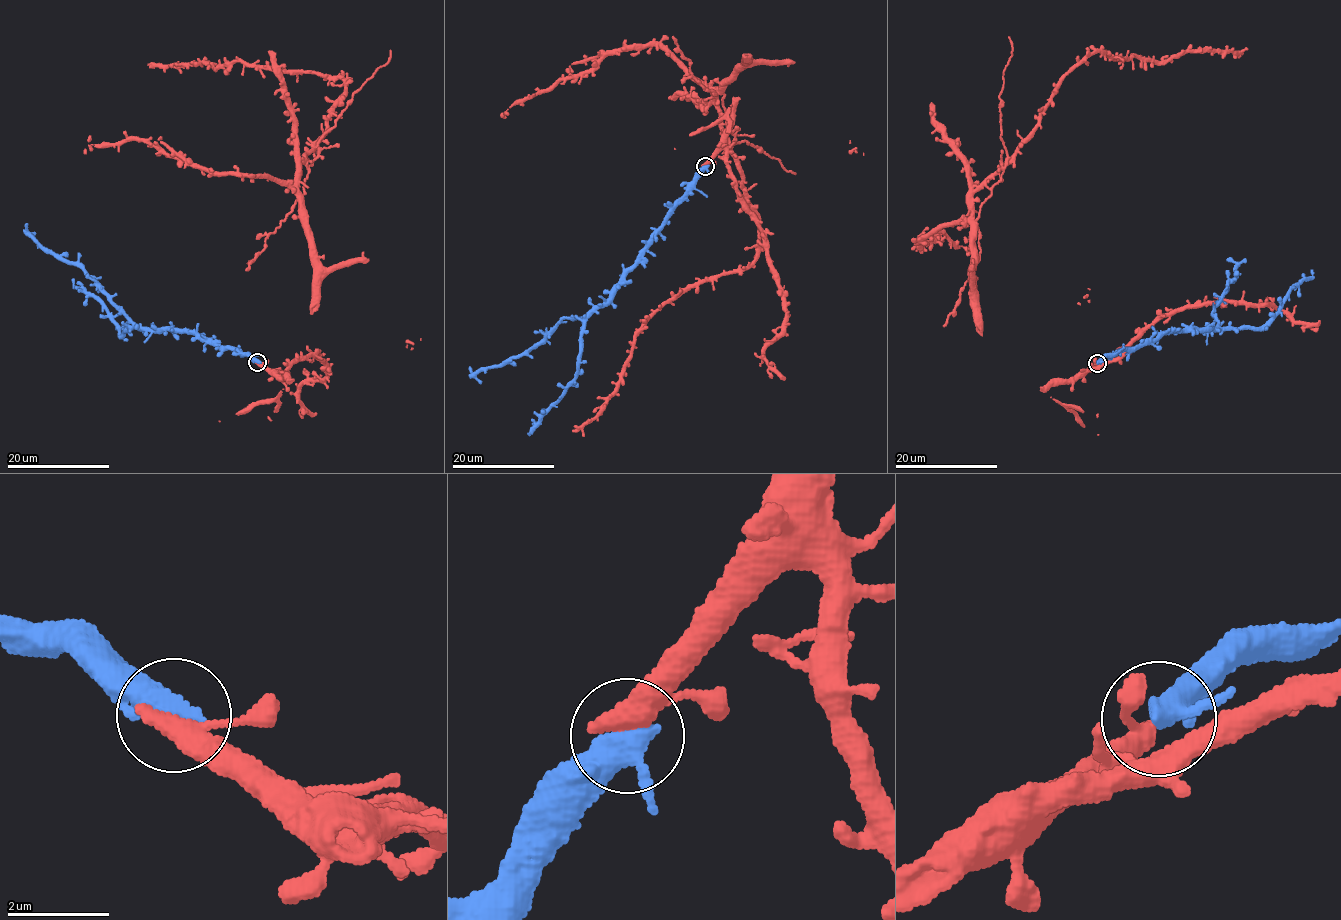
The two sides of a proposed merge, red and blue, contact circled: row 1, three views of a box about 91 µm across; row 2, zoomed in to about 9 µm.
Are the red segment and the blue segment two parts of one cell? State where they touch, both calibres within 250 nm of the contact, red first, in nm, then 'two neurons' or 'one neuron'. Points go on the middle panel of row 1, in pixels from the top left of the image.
(705, 166) | 500/420 nm | one neuron

